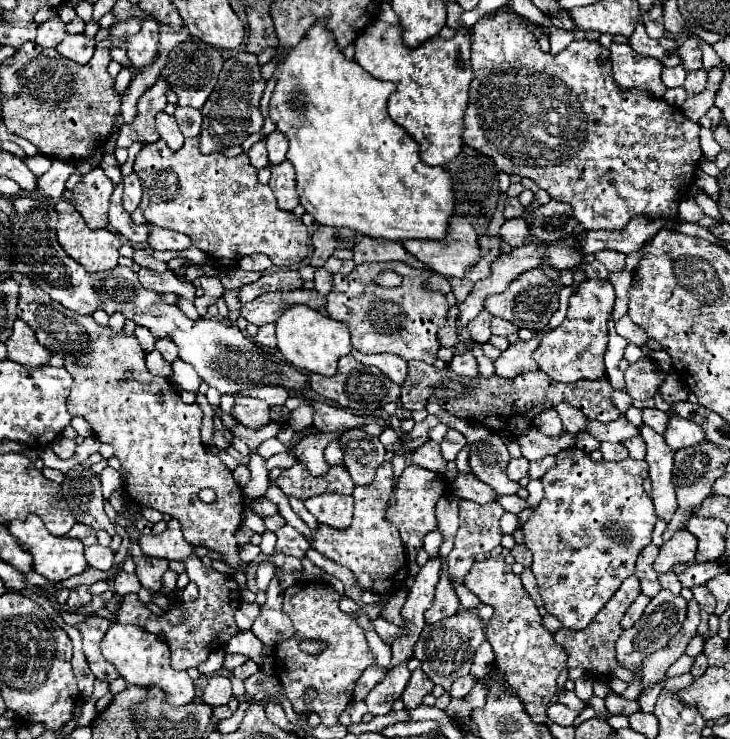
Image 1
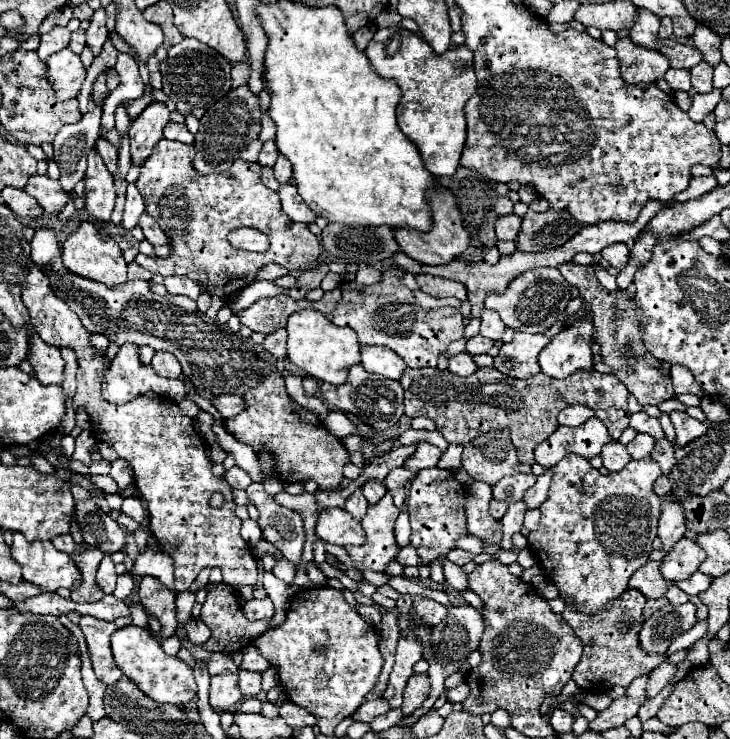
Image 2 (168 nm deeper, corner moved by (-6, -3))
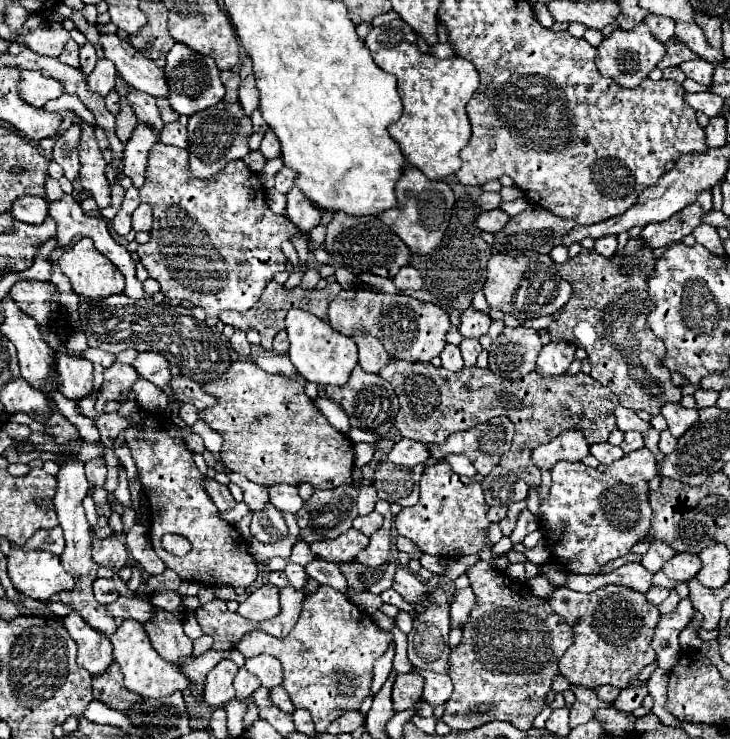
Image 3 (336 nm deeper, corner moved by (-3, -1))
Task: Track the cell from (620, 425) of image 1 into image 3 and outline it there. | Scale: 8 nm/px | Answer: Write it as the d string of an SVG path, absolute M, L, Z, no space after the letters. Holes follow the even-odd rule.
M565 429L553 441L539 445L531 459L539 469L551 469L557 461L581 461L589 455L589 443L581 429Z

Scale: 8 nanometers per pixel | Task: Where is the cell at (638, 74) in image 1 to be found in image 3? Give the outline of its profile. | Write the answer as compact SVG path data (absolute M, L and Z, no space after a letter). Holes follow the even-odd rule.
M641 23L631 31L617 29L609 37L603 39L603 43L597 47L597 69L605 77L615 79L615 83L619 83L621 87L637 87L649 75L649 71L657 67L663 55L665 55L665 45L659 43L649 33L649 27Z

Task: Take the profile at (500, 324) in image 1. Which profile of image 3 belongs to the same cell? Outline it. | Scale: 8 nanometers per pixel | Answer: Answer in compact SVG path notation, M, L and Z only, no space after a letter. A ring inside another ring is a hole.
M469 307L463 317L461 317L461 325L459 325L459 333L463 337L483 337L489 331L491 325L491 317L489 313L483 311L475 311L473 307Z

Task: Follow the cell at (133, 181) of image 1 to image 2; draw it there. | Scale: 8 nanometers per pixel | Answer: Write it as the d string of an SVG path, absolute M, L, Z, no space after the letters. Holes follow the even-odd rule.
M128 185L124 215L122 215L122 227L134 229L142 213L144 213L144 197L138 193L138 189L134 185Z

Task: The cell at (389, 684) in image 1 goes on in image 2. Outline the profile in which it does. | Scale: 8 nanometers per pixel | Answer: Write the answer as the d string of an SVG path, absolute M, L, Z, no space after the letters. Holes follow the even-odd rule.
M376 699L376 701L364 701L358 711L352 713L354 721L362 721L362 723L370 723L374 717L384 715L388 711L388 701L386 699Z

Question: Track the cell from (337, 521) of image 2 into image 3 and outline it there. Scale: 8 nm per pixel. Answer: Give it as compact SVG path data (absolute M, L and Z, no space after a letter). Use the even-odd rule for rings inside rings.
M349 529L347 533L339 535L337 539L323 539L323 541L313 541L311 543L311 551L325 559L325 561L333 561L333 563L341 563L341 561L355 561L357 553L361 549L365 549L369 537L363 535L357 529Z

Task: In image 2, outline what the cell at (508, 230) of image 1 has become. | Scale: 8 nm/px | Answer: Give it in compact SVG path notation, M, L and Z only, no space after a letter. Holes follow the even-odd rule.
M506 215L506 217L498 217L496 223L494 223L494 229L496 229L496 237L498 239L508 239L508 241L514 241L516 235L520 233L520 225L522 225L522 219L518 215Z

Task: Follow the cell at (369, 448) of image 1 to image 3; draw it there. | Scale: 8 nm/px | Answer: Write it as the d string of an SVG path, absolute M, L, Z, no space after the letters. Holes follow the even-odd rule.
M361 487L359 489L359 499L357 499L357 507L359 507L359 513L361 515L367 515L373 511L377 503L377 491L375 487Z

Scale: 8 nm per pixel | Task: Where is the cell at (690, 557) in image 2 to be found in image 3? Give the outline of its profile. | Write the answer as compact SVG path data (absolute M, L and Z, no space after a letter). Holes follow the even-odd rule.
M675 553L671 561L663 565L663 573L673 581L689 581L697 575L699 569L701 569L701 559L699 555L691 553Z

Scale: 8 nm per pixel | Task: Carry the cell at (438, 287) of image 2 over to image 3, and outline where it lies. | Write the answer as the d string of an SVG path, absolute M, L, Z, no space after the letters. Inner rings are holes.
M411 265L403 267L395 277L393 277L393 283L399 287L399 289L425 289L425 281L423 277L419 275L419 271Z

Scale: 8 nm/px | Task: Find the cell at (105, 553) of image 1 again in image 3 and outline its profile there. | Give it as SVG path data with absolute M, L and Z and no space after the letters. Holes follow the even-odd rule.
M101 577L95 579L95 583L93 583L93 593L95 593L95 599L97 599L99 603L103 603L103 605L113 603L113 601L119 597L113 579L101 579Z

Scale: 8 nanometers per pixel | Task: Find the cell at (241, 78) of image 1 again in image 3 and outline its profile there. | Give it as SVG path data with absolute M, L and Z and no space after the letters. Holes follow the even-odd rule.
M219 101L217 105L189 117L189 171L193 177L213 177L229 161L243 159L249 153L249 135L253 133L251 119L239 103Z

